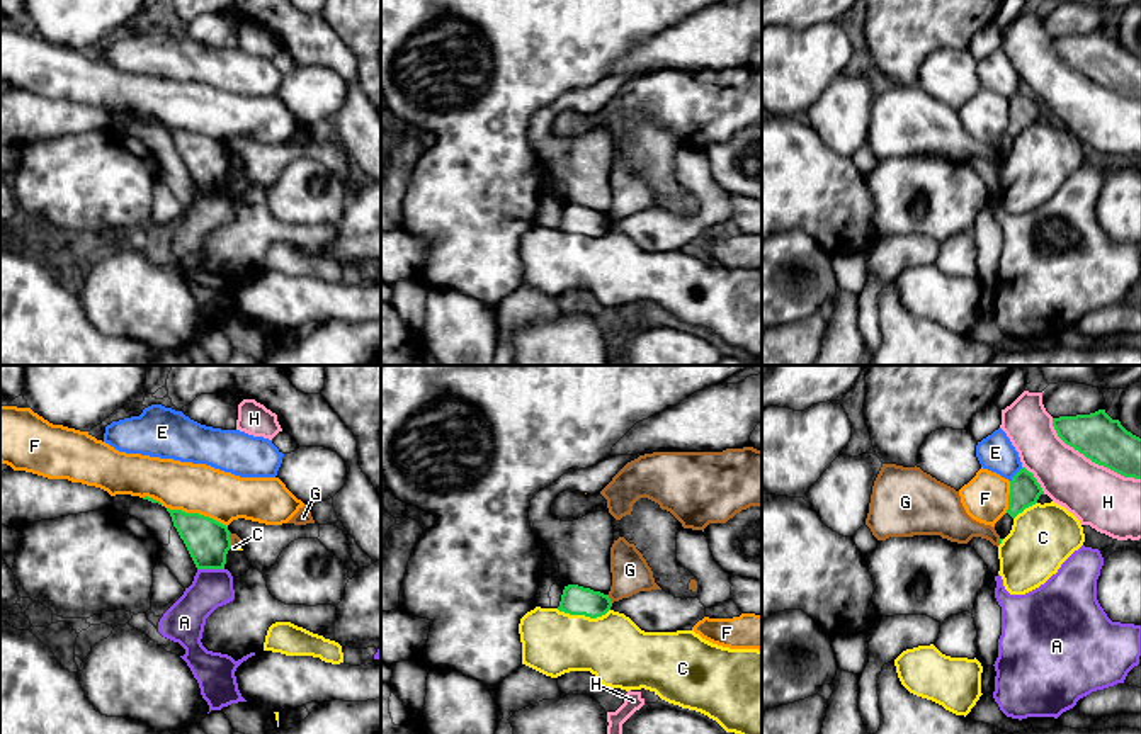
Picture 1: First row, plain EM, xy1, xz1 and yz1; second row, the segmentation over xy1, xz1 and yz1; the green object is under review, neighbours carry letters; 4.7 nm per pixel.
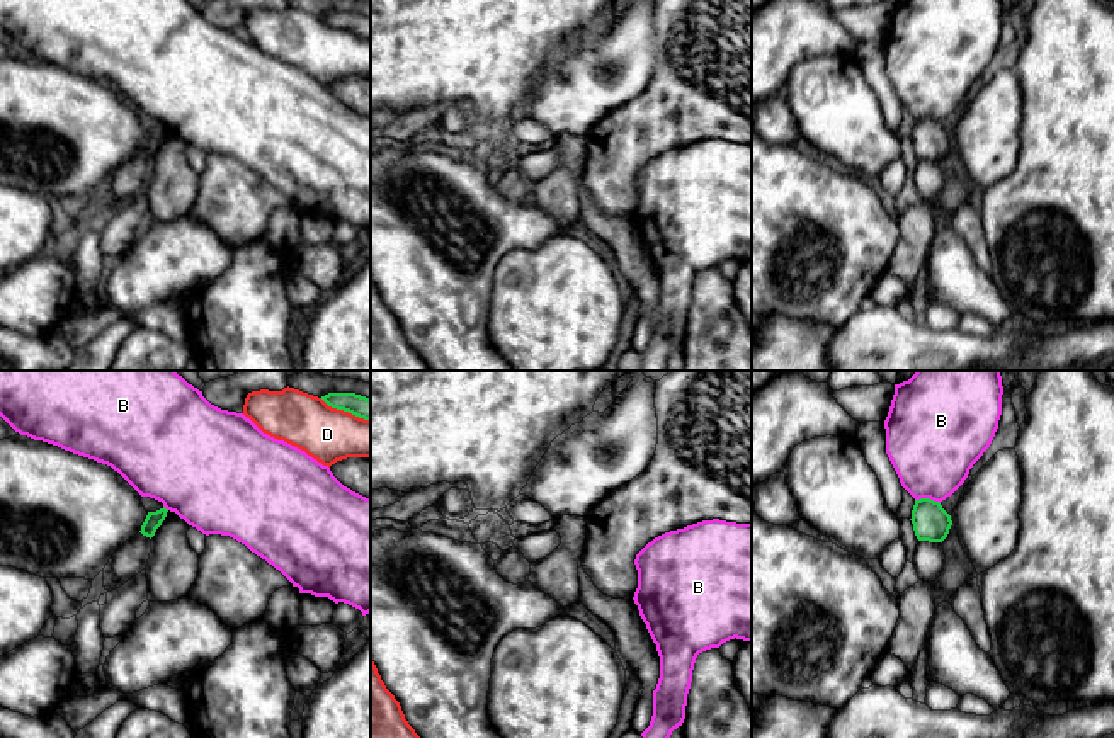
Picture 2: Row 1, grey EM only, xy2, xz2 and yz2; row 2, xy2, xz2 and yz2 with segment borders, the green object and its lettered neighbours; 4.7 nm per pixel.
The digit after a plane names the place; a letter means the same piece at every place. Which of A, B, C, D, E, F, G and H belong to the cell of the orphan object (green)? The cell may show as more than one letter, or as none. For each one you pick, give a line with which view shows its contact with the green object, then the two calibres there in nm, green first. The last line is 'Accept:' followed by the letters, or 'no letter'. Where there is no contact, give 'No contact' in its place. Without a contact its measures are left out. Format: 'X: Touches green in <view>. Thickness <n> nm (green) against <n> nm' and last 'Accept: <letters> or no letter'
Accept: no letter

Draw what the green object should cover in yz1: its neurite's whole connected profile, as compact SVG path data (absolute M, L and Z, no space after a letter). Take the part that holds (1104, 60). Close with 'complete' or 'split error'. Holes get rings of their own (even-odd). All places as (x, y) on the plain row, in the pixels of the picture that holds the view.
M1105 29L1053 37L1058 56L1092 82L1124 97L1141 99L1141 58L1127 51Z; complete

